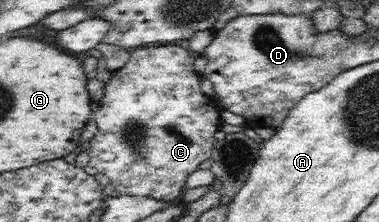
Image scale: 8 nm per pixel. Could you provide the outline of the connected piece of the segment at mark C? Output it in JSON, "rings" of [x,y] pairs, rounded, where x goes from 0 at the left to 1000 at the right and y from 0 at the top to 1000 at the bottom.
{"rings":[[[456,198],[393,203],[359,216],[343,239],[335,284],[293,329],[277,392],[277,437],[251,500],[251,545],[261,563],[256,608],[230,680],[232,743],[288,797],[290,851],[346,883],[398,883],[433,905],[462,896],[493,793],[559,707],[570,649],[567,599],[588,563],[583,486],[570,450],[530,405],[528,333],[509,302],[509,261],[493,221]]]}

